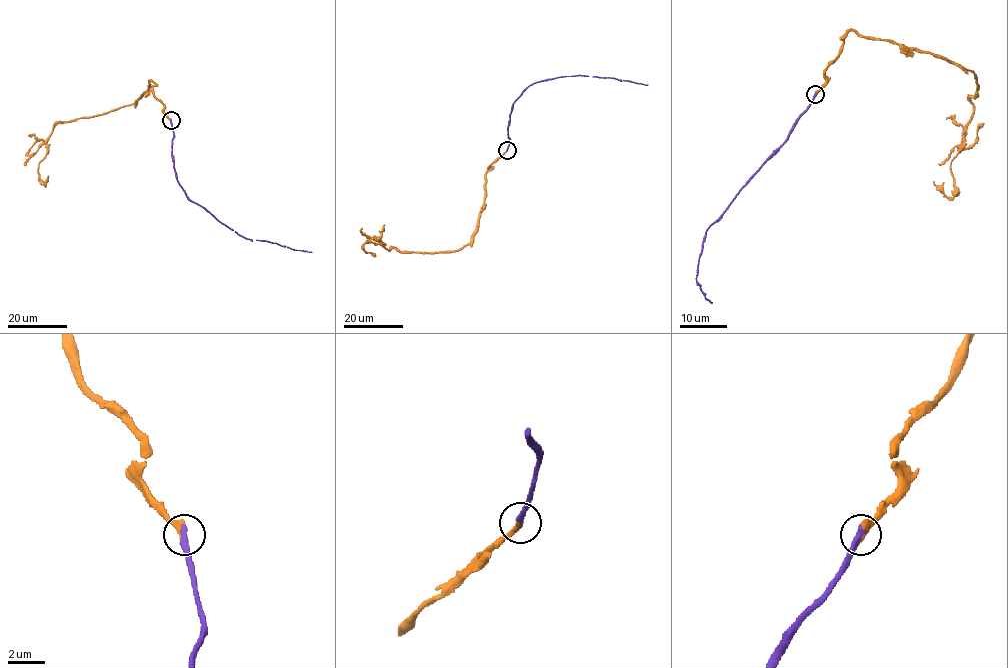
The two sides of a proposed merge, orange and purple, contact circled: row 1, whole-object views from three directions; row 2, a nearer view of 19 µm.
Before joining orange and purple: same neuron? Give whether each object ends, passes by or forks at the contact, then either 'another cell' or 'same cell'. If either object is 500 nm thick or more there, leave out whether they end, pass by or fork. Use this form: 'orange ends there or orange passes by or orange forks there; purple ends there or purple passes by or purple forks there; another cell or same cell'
orange ends there; purple ends there; same cell

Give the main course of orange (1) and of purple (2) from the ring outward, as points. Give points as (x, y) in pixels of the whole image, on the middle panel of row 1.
1: (506, 150), (489, 168), (476, 229), (460, 248), (388, 249), (375, 237), (380, 238), (384, 225)
2: (506, 150), (512, 106), (530, 85), (558, 77), (582, 75), (647, 85)

